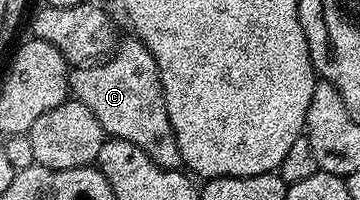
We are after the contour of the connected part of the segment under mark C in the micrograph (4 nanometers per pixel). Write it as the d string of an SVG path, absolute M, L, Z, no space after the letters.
M123 37L117 43L109 60L71 69L70 94L82 102L96 120L100 120L103 131L109 137L136 144L136 148L140 148L140 152L148 155L160 168L182 170L184 163L180 156L180 144L176 144L172 120L168 120L166 93L158 65L143 42L139 42L137 37L129 37Z

